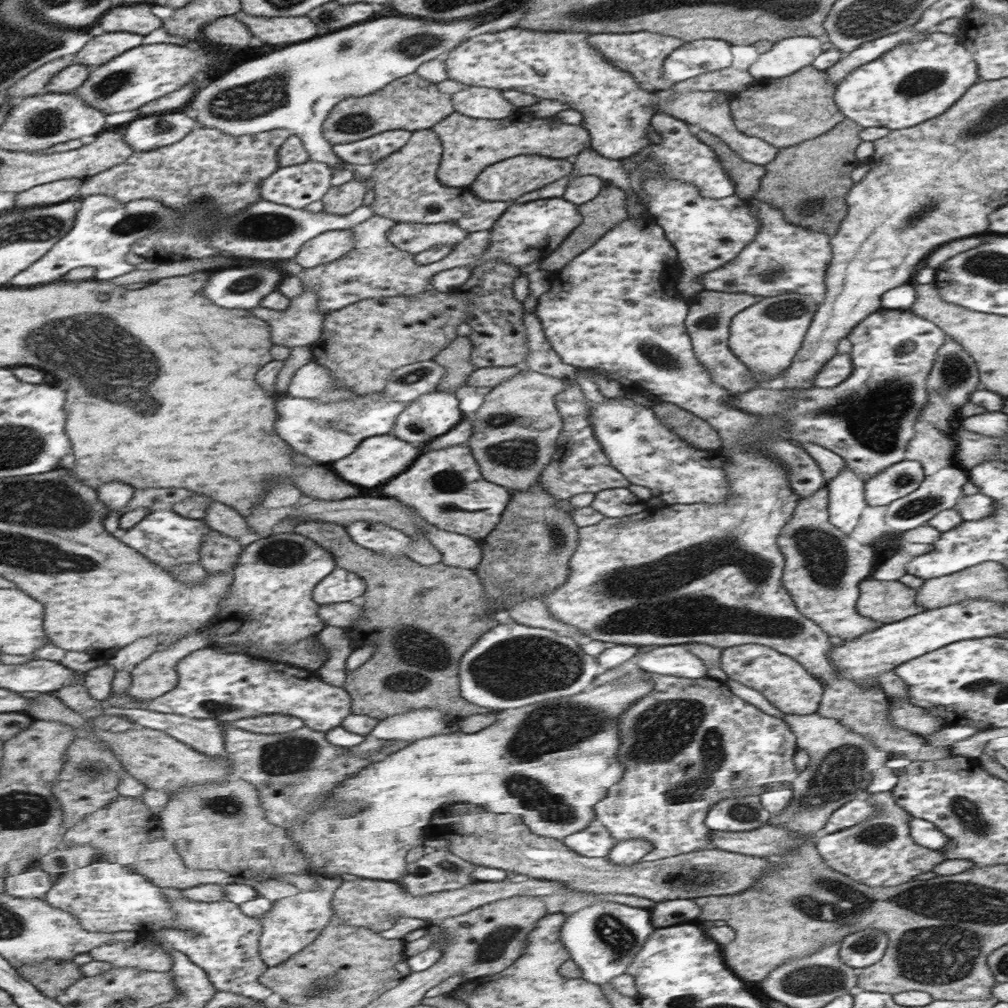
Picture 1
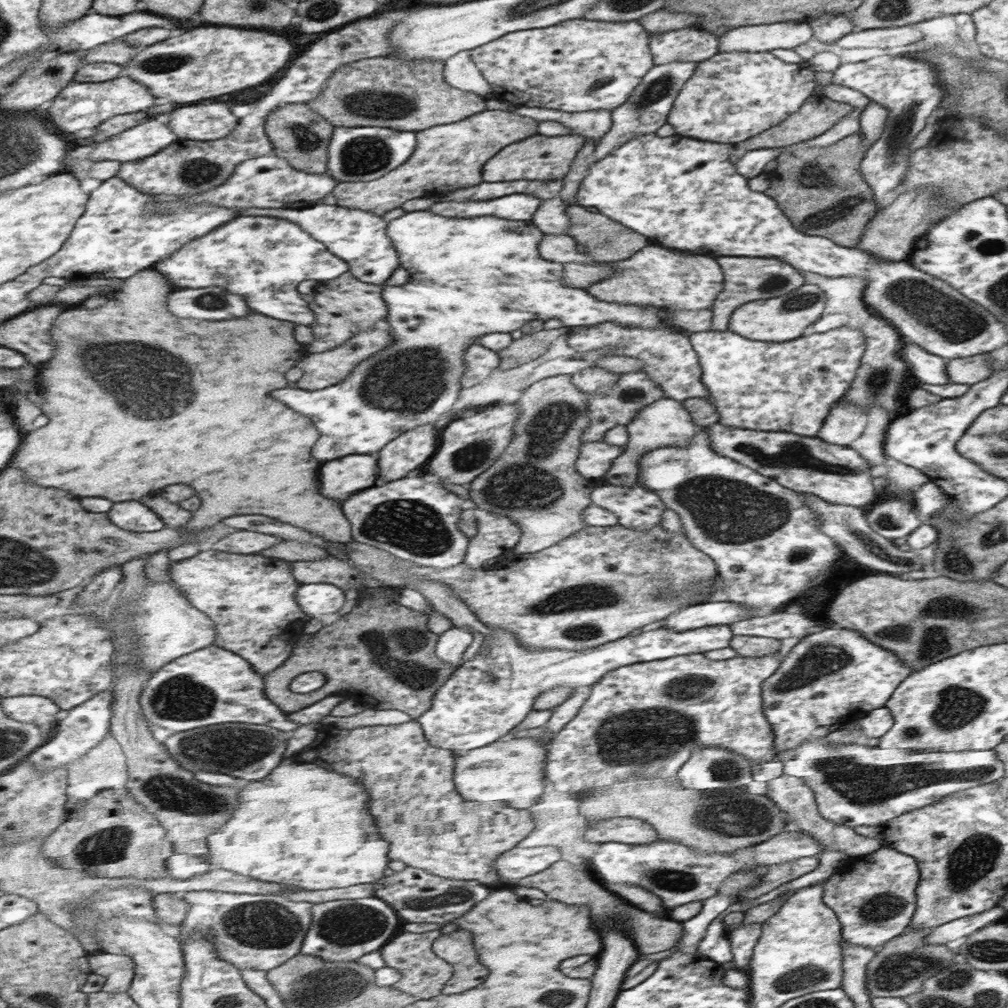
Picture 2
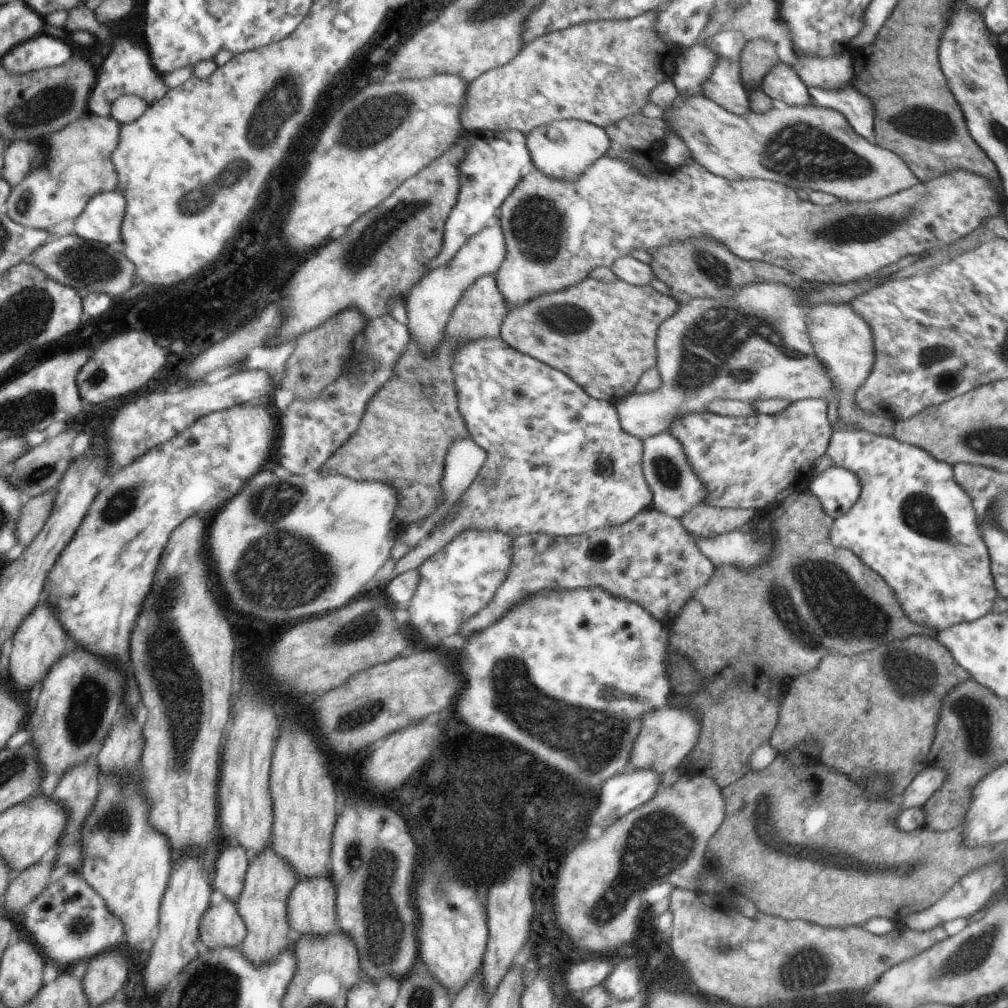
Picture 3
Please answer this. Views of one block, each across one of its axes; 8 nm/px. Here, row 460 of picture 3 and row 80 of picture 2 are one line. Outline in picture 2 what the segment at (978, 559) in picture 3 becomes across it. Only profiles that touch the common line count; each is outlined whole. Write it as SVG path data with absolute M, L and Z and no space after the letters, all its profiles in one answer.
M882 54L882 56L870 58L870 60L841 64L832 73L831 82L853 88L867 96L871 102L876 102L887 108L884 132L871 145L870 150L867 150L866 158L862 161L862 174L865 174L870 186L874 187L878 204L881 205L884 197L889 192L896 190L896 187L901 184L901 178L905 176L906 169L909 168L910 150L908 150L908 146L900 146L900 144L910 144L916 138L916 134L926 126L926 118L932 112L934 113L934 110L939 107L939 104L945 98L945 90L938 84L937 70L929 60L924 60L924 58L914 58L909 54L900 57Z

